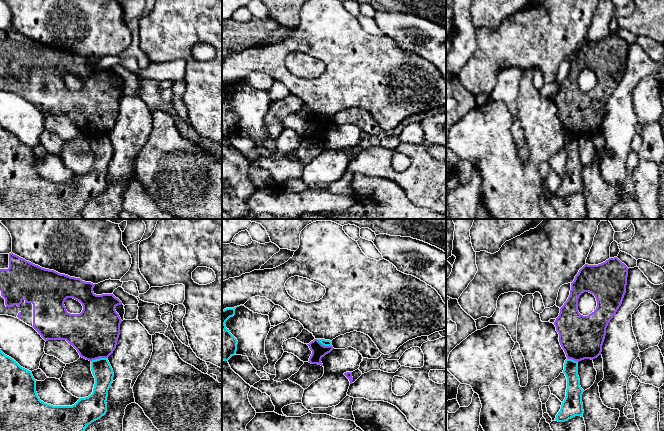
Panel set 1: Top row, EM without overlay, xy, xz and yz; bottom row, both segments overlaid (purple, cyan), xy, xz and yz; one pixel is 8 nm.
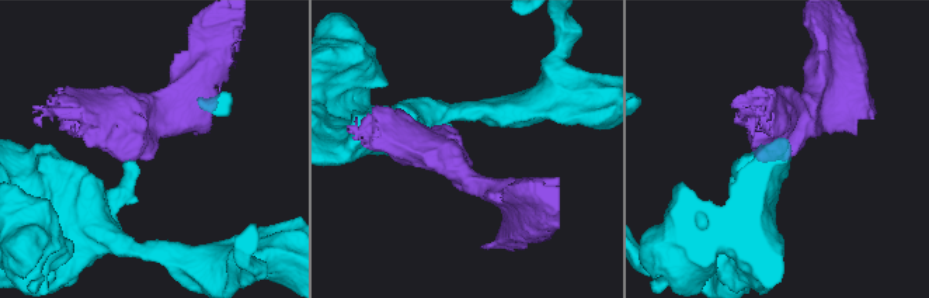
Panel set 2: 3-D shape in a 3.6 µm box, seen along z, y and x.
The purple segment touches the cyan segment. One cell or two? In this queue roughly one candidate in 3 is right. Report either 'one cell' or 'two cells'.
two cells

